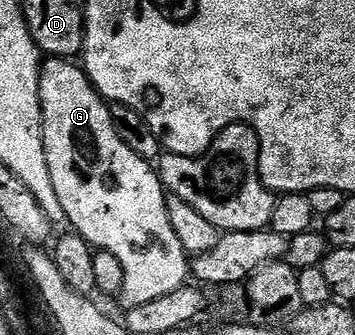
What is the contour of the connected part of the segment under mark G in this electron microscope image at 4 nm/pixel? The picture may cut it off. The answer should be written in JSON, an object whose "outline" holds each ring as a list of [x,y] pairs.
{"outline":[[[70,58],[47,59],[42,65],[40,78],[44,154],[56,186],[56,198],[60,198],[60,206],[64,206],[69,227],[84,237],[91,248],[120,258],[124,266],[124,286],[120,293],[123,305],[156,302],[156,298],[164,298],[164,294],[183,288],[188,280],[186,251],[184,246],[180,246],[180,238],[172,234],[172,226],[168,222],[167,193],[151,161],[128,150],[120,134],[116,134],[111,105],[102,99],[94,83],[86,77],[85,67],[74,63]]]}

